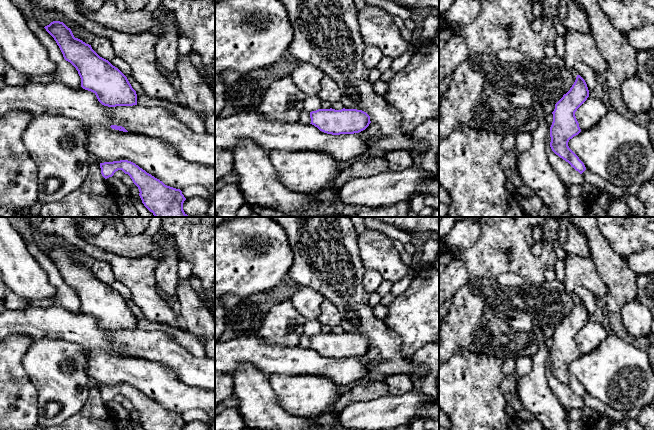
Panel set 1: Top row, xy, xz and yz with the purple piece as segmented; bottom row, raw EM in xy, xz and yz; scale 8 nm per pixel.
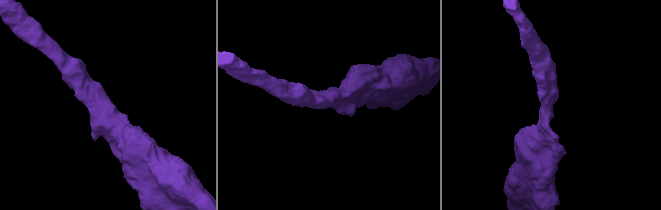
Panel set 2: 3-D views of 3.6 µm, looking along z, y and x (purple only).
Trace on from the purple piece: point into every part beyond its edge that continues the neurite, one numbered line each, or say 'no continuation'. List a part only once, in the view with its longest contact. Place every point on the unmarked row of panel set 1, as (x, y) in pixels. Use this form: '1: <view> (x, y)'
no continuation

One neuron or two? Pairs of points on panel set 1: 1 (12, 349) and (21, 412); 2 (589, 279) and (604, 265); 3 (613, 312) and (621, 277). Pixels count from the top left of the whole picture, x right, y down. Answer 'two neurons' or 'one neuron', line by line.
1: one neuron
2: two neurons
3: one neuron

